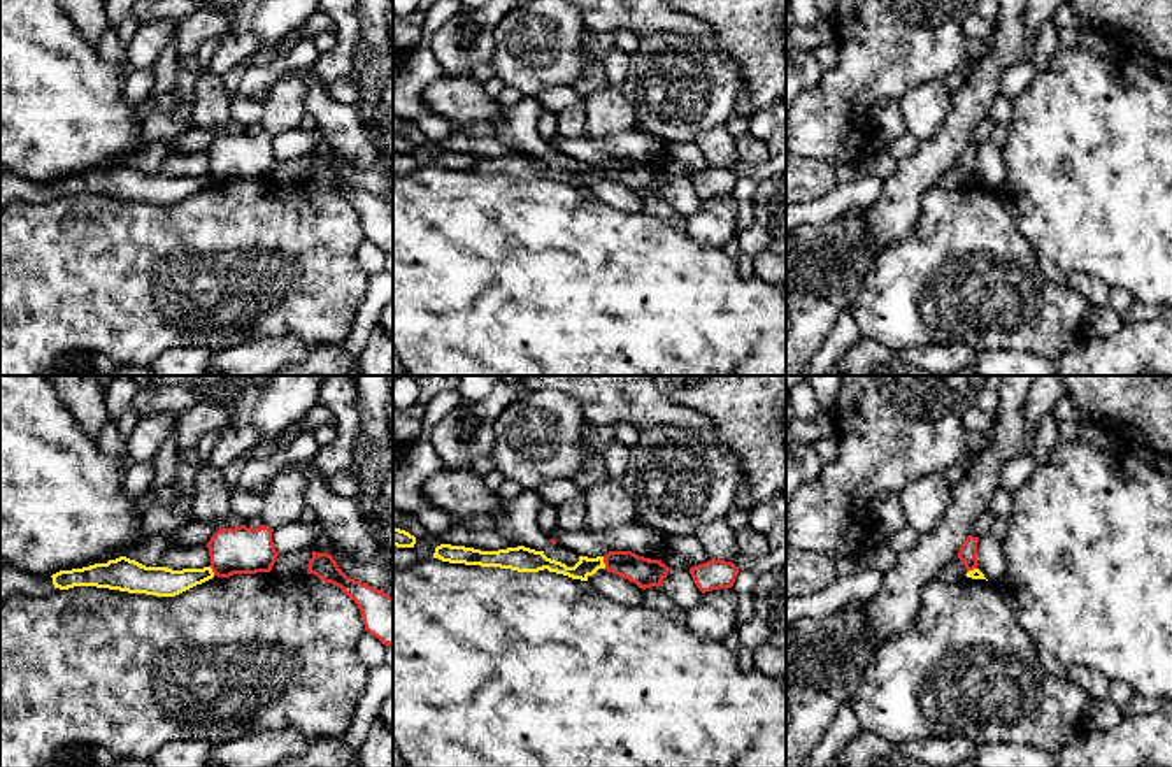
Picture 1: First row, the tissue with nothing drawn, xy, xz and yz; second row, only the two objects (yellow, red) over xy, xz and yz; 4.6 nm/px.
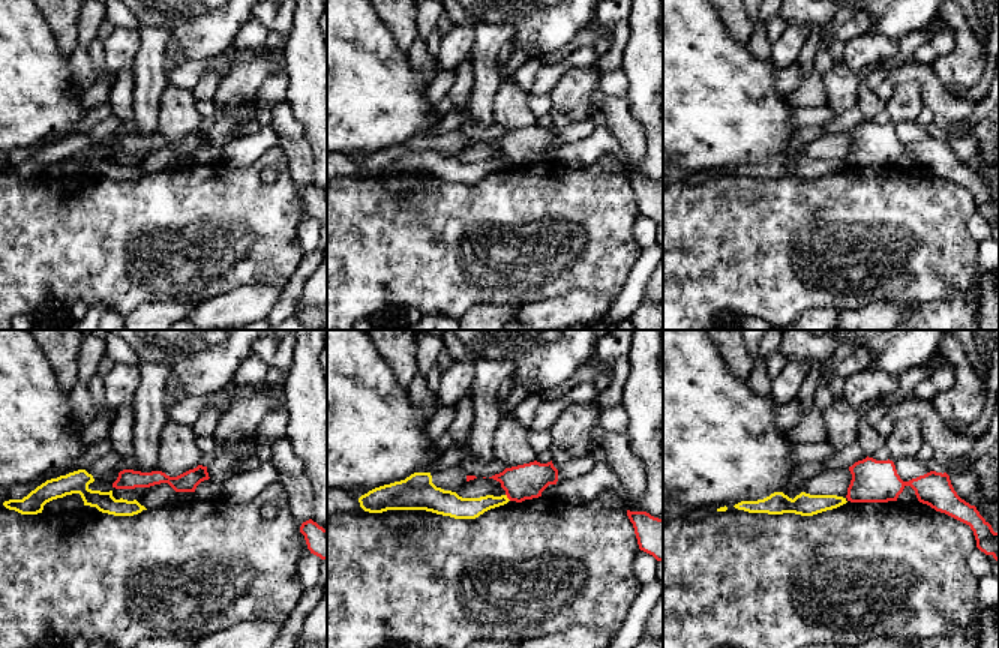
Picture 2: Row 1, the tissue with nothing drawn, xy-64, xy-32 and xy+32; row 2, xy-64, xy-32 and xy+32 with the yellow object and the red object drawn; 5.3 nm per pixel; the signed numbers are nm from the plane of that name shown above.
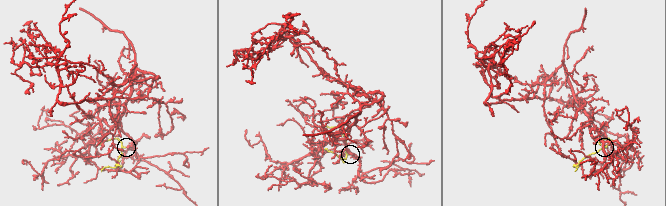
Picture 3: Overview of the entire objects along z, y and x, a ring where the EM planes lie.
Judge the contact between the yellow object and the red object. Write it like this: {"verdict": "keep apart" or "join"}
{"verdict": "keep apart"}

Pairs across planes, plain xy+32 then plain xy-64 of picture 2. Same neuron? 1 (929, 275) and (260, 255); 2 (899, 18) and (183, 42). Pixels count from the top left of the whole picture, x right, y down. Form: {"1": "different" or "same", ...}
{"1": "same", "2": "same"}

